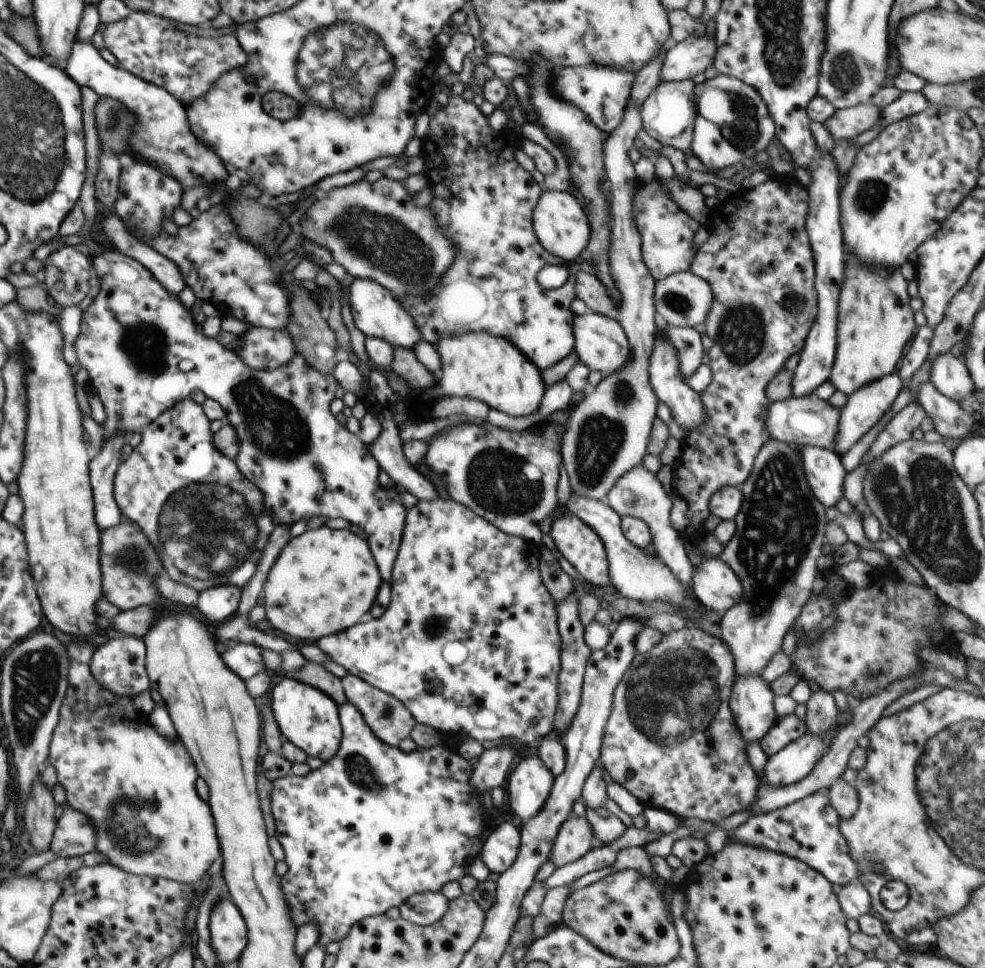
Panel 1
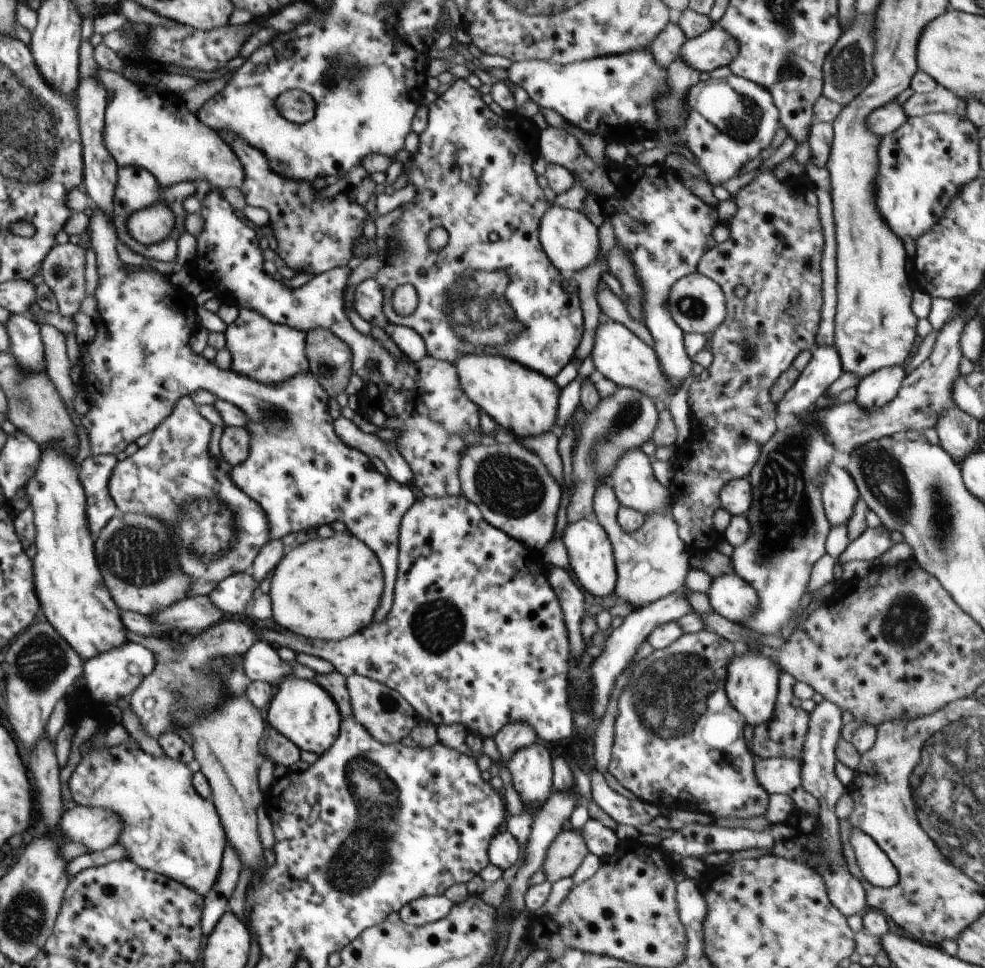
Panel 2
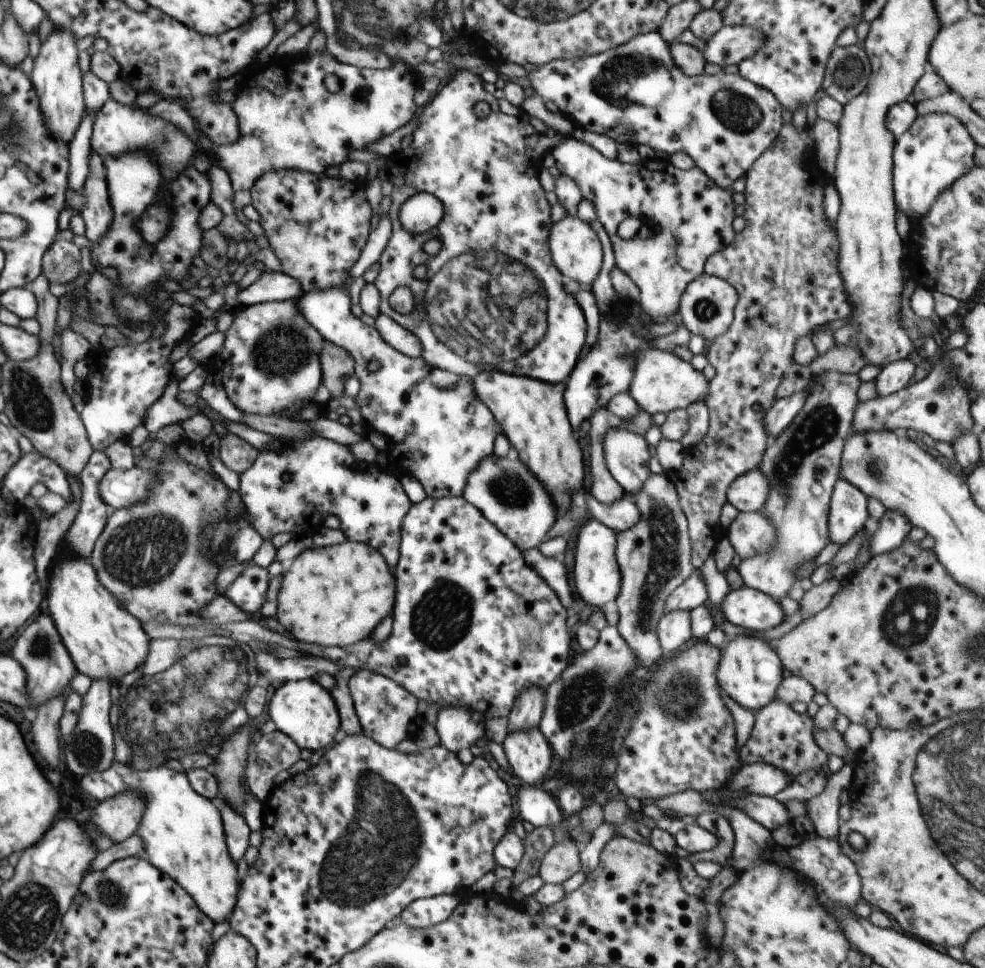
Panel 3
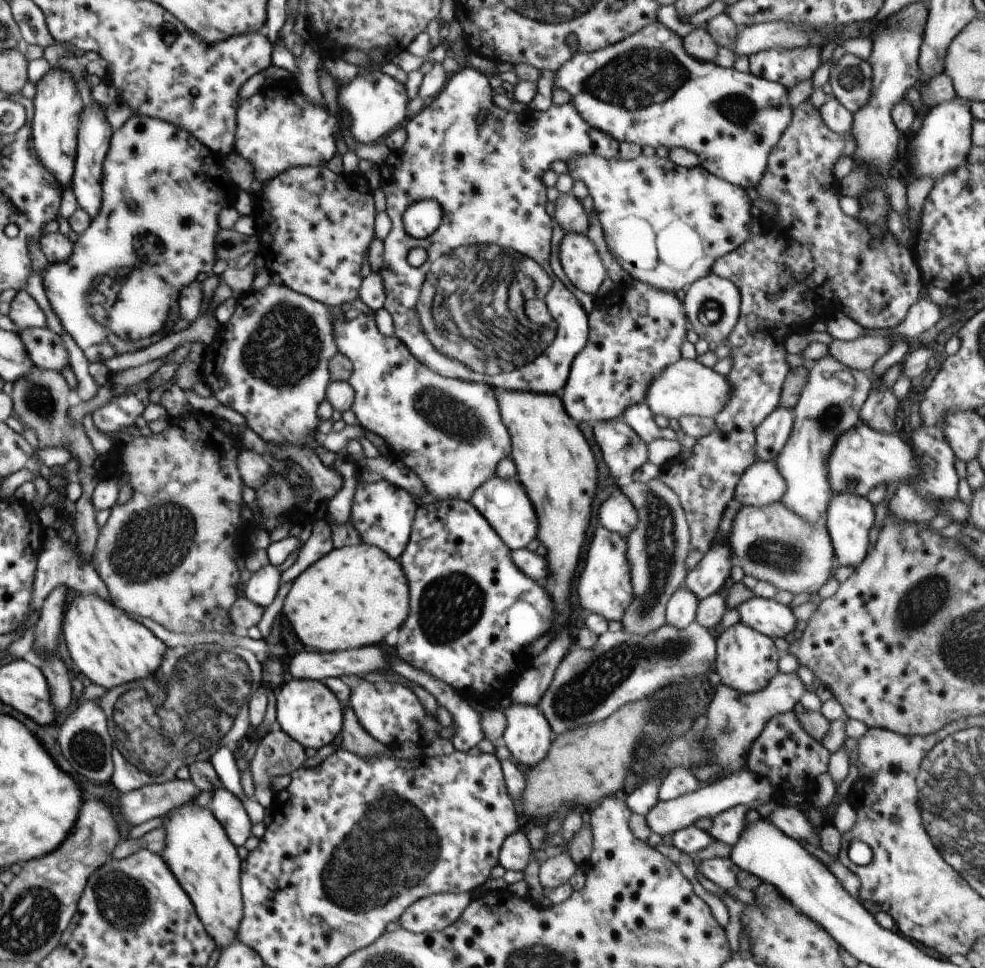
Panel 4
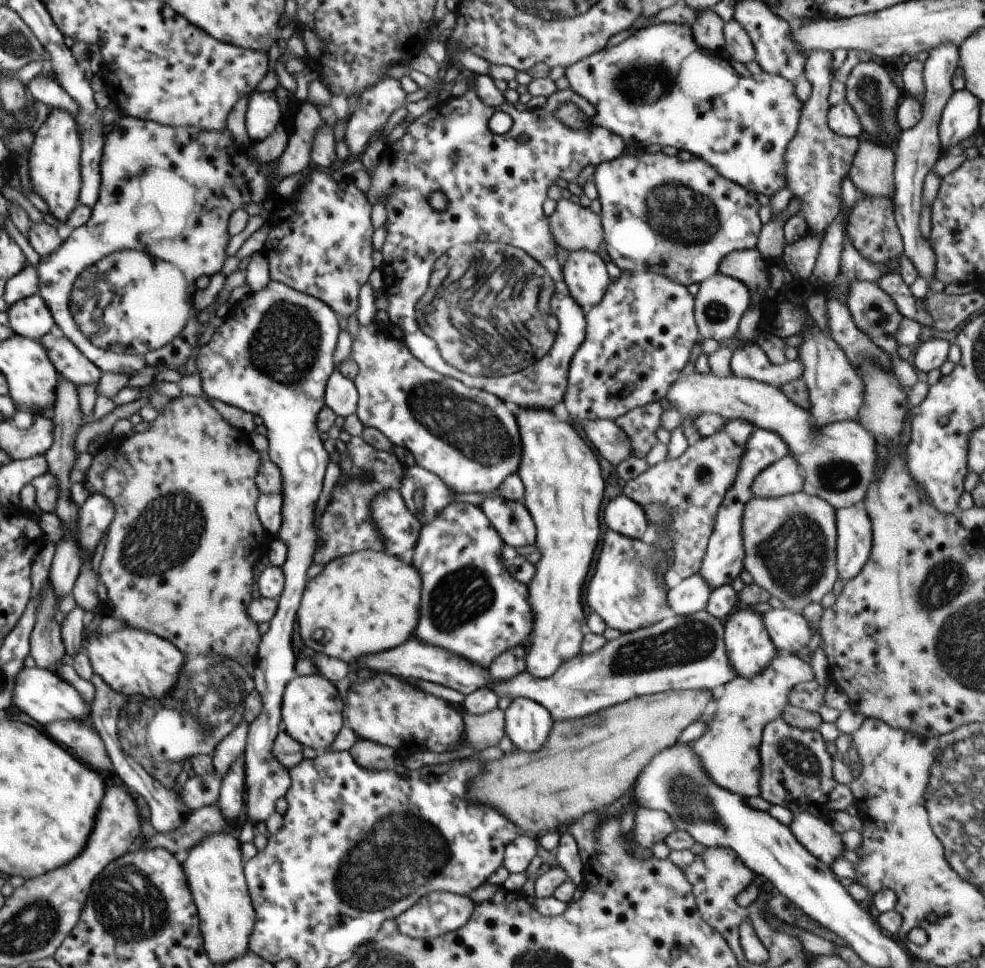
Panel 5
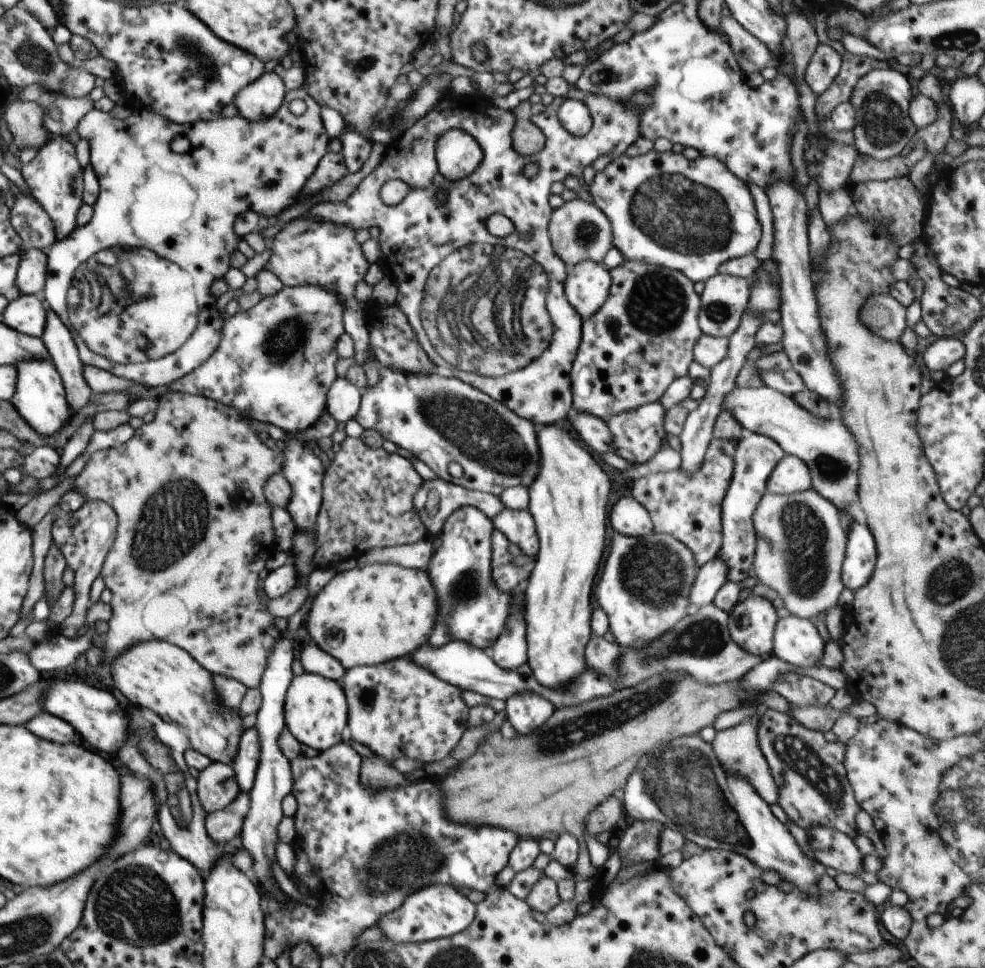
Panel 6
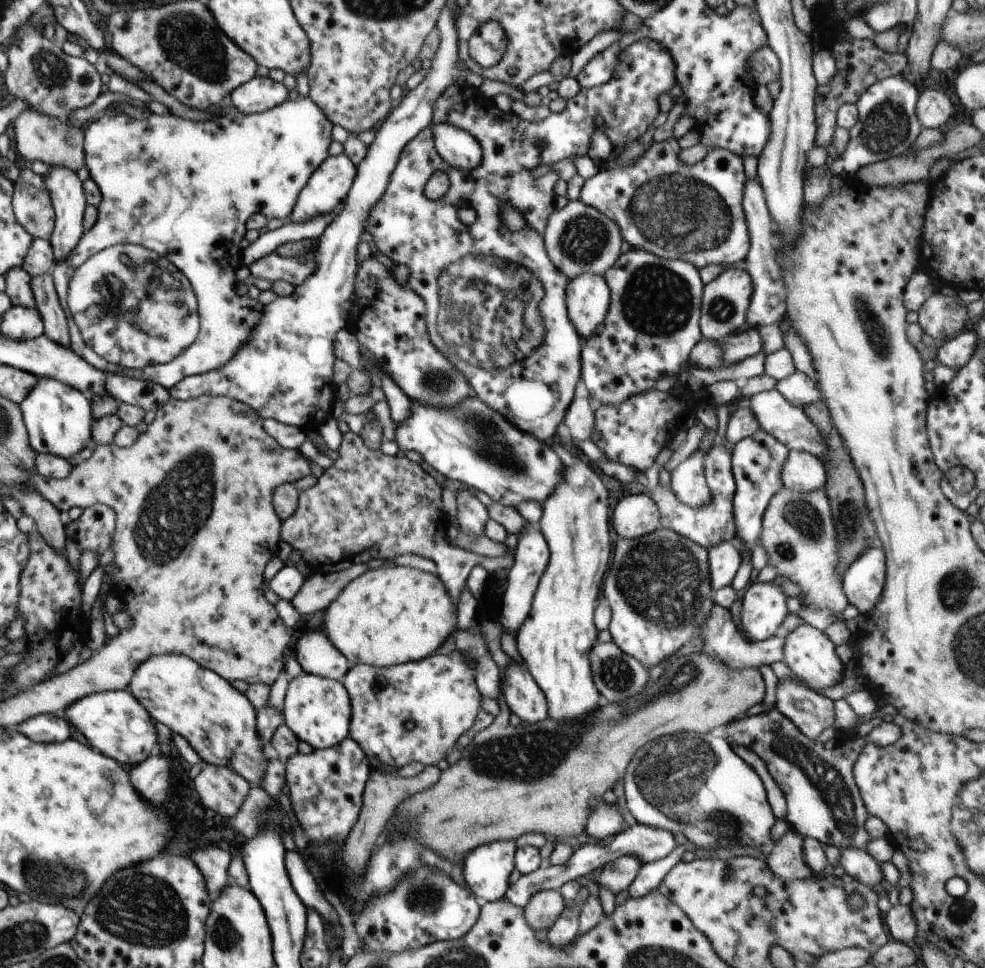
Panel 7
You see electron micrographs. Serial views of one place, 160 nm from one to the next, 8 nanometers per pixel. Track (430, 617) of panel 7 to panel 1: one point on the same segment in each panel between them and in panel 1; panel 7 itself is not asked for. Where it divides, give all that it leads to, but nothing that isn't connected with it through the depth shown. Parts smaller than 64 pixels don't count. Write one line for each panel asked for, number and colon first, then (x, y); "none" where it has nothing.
1: (325, 580)
2: (328, 588)
3: (332, 596)
4: (354, 596)
5: (365, 603)
6: (374, 613)

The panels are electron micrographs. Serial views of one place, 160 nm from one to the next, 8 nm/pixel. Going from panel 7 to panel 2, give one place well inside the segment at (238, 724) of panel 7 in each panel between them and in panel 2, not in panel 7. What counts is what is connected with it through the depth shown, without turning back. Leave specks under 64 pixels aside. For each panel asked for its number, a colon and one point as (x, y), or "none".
2: (74, 599)
3: (105, 641)
4: (106, 645)
5: (133, 662)
6: (162, 677)

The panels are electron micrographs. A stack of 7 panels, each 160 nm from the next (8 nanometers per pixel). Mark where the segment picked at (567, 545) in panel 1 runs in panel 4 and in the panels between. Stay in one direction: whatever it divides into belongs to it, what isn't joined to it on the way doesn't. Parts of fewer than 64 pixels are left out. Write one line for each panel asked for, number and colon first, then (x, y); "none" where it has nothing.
2: (590, 552)
3: (597, 576)
4: (605, 588)

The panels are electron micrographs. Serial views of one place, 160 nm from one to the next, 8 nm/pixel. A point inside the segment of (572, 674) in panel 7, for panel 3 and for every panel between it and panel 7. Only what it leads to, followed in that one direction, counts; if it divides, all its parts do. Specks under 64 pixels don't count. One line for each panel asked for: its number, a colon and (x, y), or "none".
3: (532, 414)
4: (554, 463)
5: (564, 487)
6: (567, 501)

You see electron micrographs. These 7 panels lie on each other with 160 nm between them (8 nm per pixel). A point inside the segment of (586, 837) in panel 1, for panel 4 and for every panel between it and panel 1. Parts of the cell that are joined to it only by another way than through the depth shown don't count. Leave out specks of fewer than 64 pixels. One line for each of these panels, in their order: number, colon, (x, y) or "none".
2: (569, 850)
3: (562, 861)
4: (556, 871)

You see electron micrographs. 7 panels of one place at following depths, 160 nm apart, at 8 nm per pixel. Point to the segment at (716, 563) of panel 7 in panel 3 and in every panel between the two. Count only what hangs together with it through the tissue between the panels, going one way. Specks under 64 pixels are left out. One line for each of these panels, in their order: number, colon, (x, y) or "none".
3: (674, 632)
4: (681, 609)
5: (691, 595)
6: (711, 577)

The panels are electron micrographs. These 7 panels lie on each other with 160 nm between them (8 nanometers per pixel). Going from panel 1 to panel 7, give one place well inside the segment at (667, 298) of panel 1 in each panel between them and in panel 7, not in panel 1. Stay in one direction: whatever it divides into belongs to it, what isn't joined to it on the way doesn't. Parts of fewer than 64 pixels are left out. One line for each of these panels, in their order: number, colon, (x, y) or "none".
2: (697, 304)
3: (707, 305)
4: (713, 304)
5: (721, 301)
6: (725, 298)
7: (725, 301)

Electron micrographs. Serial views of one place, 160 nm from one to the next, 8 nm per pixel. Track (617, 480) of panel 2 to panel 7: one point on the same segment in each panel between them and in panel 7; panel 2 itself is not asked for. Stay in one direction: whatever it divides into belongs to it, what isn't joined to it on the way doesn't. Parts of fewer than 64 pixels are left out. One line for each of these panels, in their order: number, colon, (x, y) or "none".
3: (627, 455)
4: (624, 452)
5: (611, 441)
6: (594, 431)
7: (580, 419)

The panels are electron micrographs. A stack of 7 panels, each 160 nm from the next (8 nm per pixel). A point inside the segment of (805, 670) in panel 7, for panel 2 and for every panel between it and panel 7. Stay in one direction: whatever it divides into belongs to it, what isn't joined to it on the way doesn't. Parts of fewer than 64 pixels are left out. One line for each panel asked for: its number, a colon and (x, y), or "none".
2: (731, 597)
3: (751, 609)
4: (767, 616)
5: (789, 631)
6: (797, 641)

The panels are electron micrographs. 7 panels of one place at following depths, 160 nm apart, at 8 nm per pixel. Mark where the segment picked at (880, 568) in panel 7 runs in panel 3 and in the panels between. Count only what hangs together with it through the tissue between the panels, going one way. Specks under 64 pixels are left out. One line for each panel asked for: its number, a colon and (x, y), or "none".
3: (848, 513)
4: (849, 517)
5: (854, 537)
6: (860, 557)

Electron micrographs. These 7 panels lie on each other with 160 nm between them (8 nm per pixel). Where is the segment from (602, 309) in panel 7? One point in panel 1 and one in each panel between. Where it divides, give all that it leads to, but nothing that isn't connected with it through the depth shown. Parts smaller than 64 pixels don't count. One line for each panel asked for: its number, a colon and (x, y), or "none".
1: (560, 223)
2: (568, 238)
3: (575, 248)
4: (579, 259)
5: (585, 273)
6: (587, 285)

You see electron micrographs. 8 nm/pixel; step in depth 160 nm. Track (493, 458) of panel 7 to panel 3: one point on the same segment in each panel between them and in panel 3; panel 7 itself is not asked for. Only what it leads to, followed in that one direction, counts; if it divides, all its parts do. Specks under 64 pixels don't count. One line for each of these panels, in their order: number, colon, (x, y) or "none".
3: (448, 430)
4: (453, 430)
5: (469, 438)
6: (440, 420)

